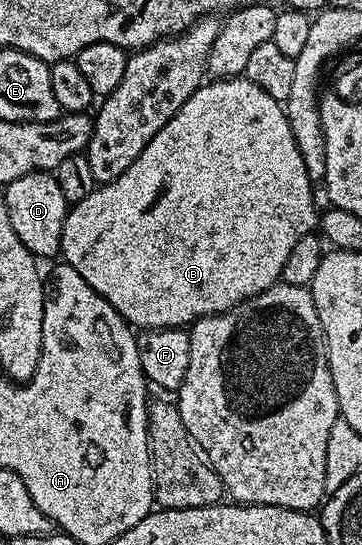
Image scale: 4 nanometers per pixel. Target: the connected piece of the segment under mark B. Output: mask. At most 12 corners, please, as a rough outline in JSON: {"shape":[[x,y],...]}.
{"shape":[[204,82],[74,204],[135,329],[280,282],[317,223],[283,104]]}

